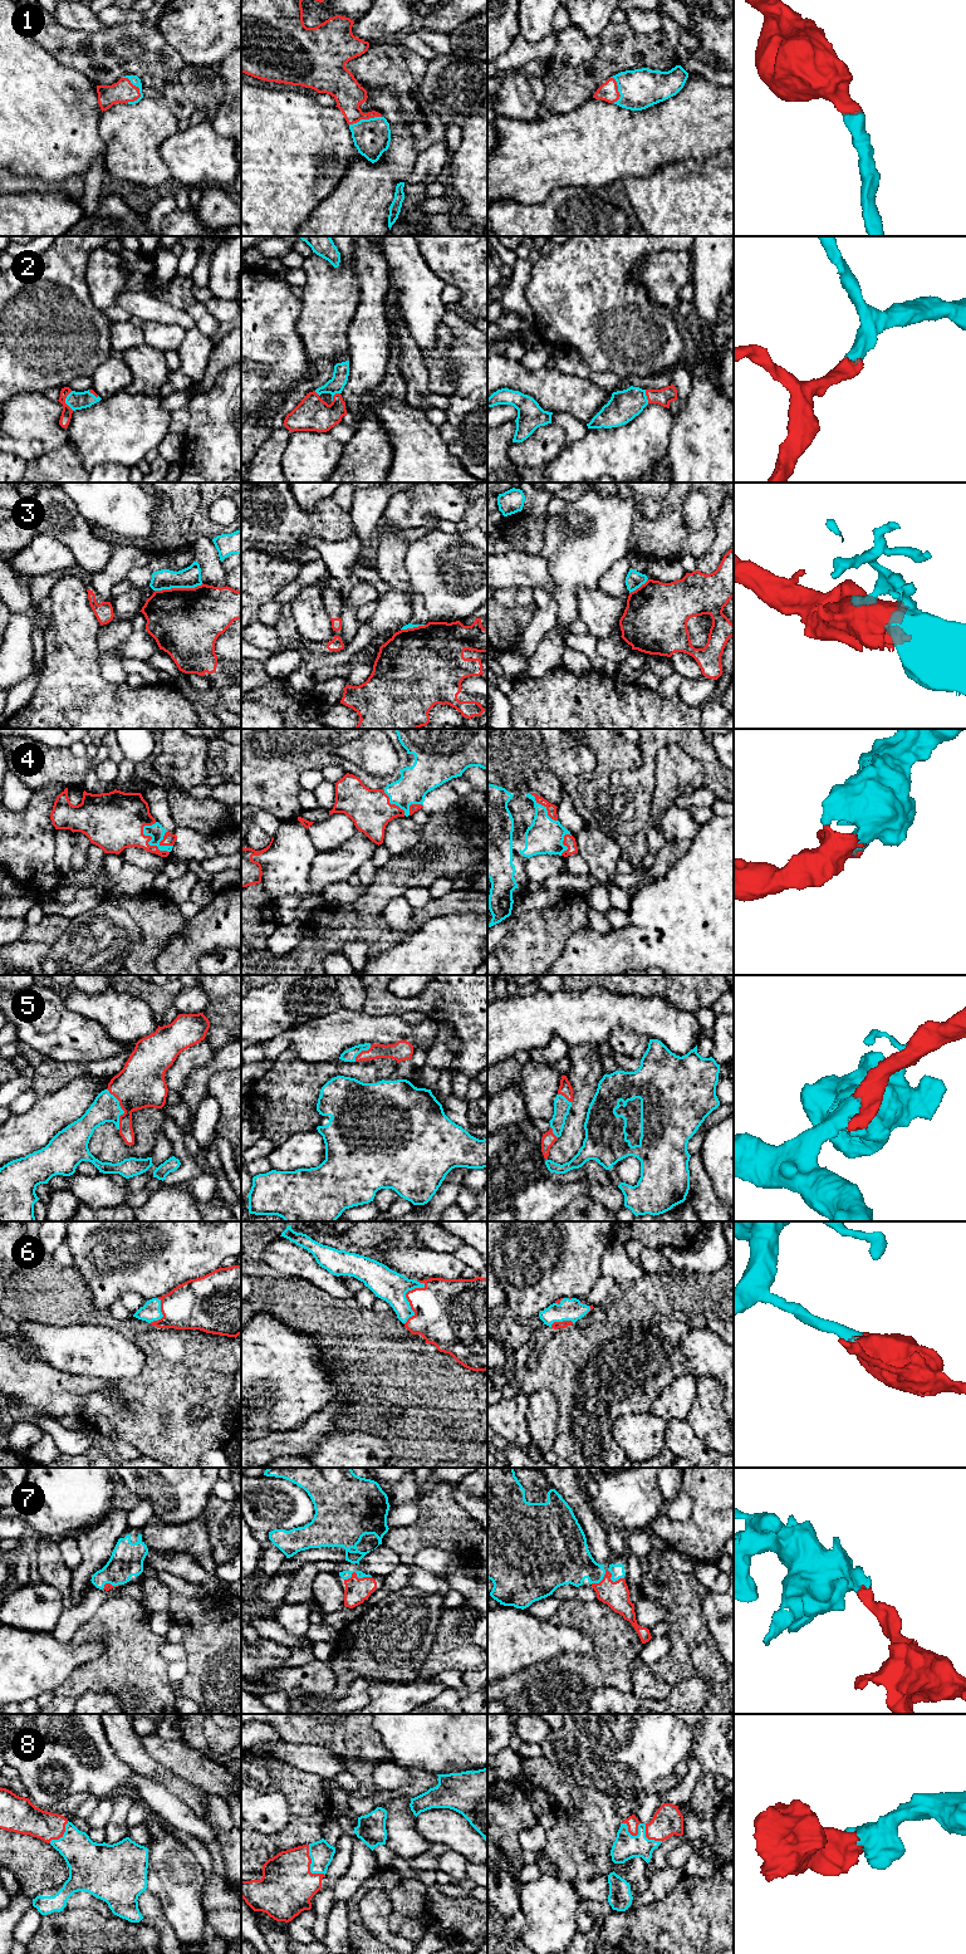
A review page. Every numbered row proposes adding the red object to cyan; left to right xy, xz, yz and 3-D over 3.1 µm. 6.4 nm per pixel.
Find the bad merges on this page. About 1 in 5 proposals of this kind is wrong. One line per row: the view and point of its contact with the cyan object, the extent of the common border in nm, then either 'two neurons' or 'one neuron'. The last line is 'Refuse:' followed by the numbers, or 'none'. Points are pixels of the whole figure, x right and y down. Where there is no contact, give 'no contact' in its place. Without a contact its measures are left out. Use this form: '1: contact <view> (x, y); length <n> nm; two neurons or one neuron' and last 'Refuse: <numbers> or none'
1: contact xy (138, 87); length 180 nm; one neuron
2: contact xy (65, 401); length 130 nm; one neuron
3: contact xy (179, 587); length 320 nm; two neurons
4: contact xy (148, 842); length 240 nm; one neuron
5: contact xy (121, 1108); length 280 nm; one neuron
6: contact xz (406, 1298); length 300 nm; one neuron
7: contact xz (357, 1575); length 180 nm; one neuron
8: contact xz (310, 1865); length 220 nm; one neuron
Refuse: 3

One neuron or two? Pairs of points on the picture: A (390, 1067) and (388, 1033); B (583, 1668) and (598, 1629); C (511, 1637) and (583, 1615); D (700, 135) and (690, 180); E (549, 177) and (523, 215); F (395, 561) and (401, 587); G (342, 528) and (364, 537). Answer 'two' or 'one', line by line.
A: two
B: one
C: two
D: two
E: two
F: one
G: two

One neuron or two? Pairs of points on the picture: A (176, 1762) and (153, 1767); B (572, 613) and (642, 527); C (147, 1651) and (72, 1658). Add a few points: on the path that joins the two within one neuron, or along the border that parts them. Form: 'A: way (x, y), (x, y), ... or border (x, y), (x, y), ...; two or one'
A: border (141, 1744), (155, 1761), (186, 1781); two
B: border (634, 512), (631, 552); two
C: border (106, 1644), (94, 1660), (74, 1670); two

